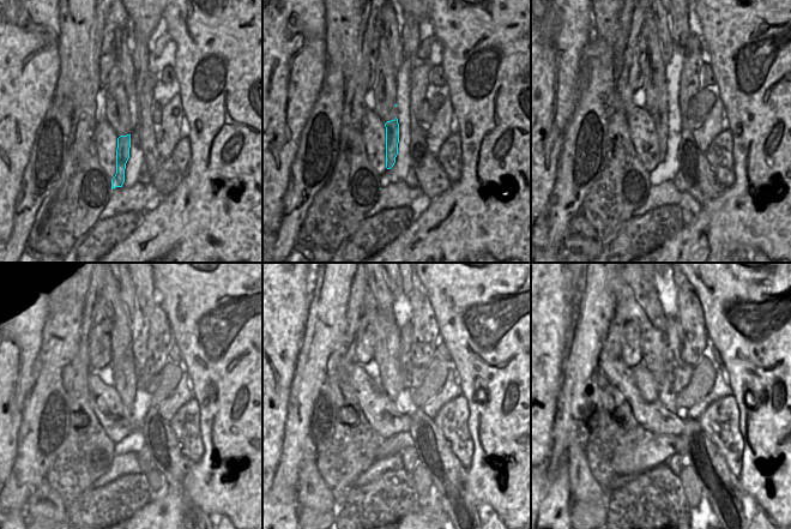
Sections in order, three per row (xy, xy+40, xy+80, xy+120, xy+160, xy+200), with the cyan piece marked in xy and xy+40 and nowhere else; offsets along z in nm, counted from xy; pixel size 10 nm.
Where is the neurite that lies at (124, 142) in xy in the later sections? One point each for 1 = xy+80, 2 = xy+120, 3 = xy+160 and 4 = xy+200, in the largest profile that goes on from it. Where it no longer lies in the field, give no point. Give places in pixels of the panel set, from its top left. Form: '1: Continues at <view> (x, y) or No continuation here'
1: Continues at xy+80 (659, 115)
2: Continues at xy+120 (125, 382)
3: Continues at xy+160 (392, 384)
4: Continues at xy+200 (659, 376)

